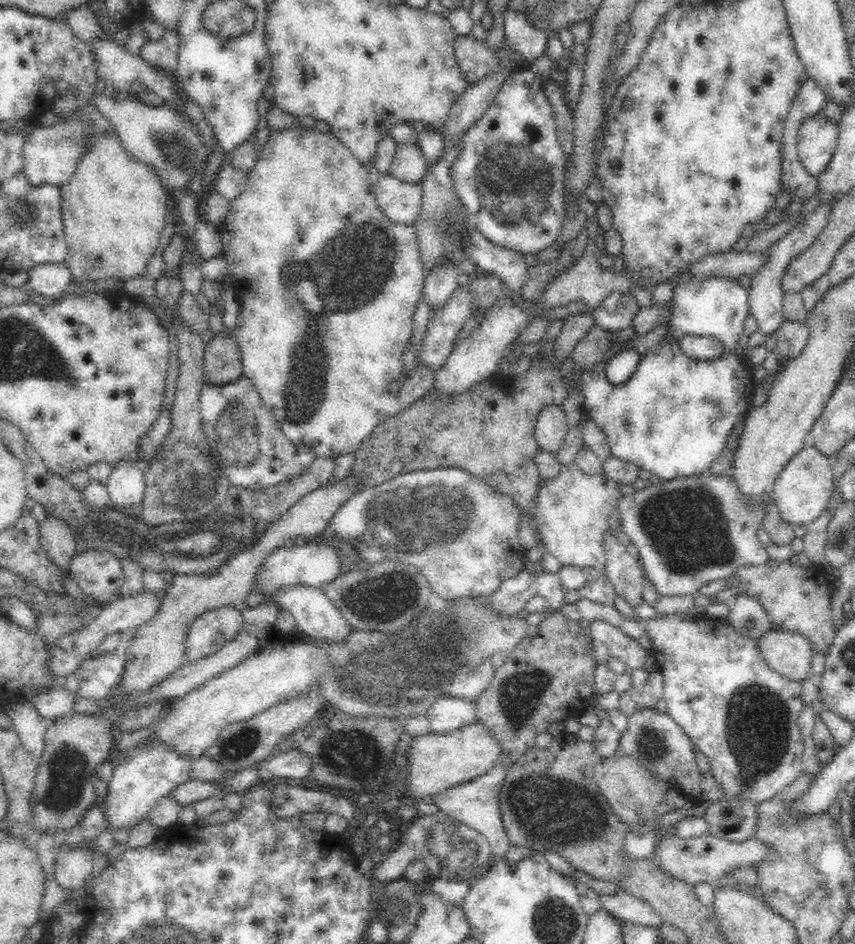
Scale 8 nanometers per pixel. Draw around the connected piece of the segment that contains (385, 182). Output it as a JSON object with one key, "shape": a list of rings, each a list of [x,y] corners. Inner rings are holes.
{"shape":[[[388,172],[374,184],[376,202],[392,222],[412,224],[422,208],[422,184],[400,182]]]}

